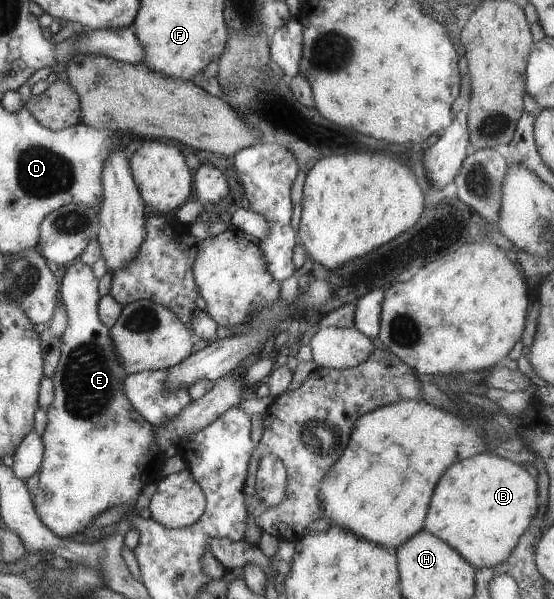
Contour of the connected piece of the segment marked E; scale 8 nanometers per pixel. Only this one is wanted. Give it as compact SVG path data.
M76 259L67 266L58 285L58 297L65 308L67 326L59 340L62 342L58 349L59 360L50 377L53 398L46 409L46 426L41 435L42 462L37 471L24 481L39 520L53 535L61 538L83 531L93 518L115 506L133 509L141 490L161 479L160 472L167 459L157 448L153 438L154 427L133 409L123 394L123 380L127 374L121 368L109 328L99 320L97 284L98 279L93 276L92 269Z

